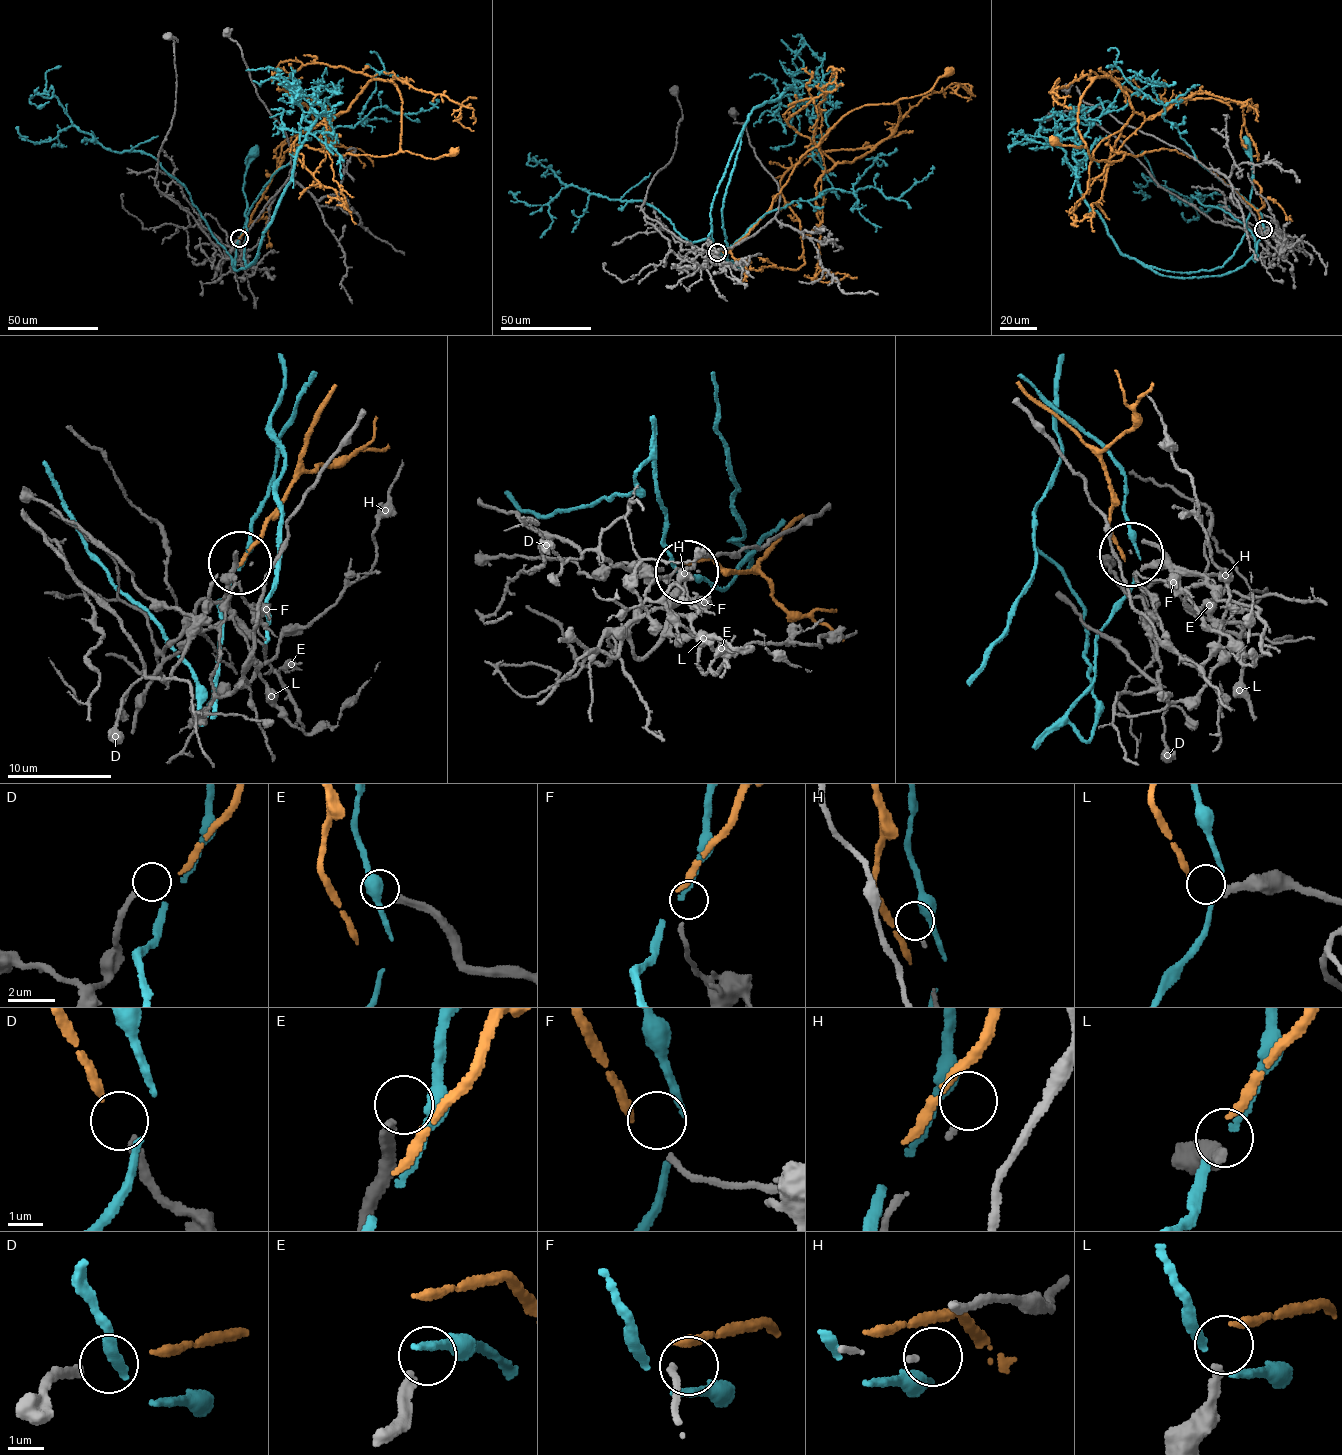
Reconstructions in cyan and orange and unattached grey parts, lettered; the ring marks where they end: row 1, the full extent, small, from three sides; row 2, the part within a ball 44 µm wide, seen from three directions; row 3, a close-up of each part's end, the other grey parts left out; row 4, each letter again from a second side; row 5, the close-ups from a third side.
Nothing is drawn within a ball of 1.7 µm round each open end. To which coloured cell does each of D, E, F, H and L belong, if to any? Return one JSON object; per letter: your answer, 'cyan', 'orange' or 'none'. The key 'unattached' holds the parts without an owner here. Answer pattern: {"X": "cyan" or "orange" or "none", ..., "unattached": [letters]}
{"D": "none", "E": "none", "F": "none", "H": "none", "L": "orange", "unattached": ["D", "E", "F", "H"]}

